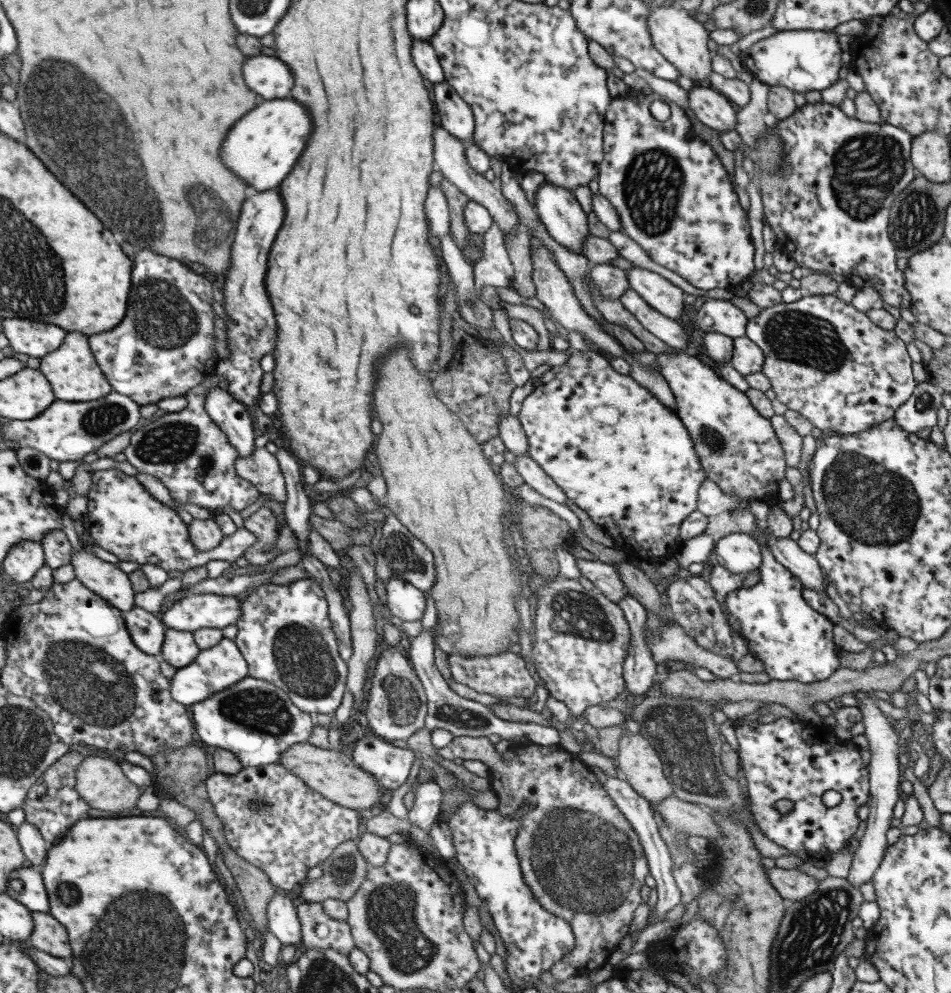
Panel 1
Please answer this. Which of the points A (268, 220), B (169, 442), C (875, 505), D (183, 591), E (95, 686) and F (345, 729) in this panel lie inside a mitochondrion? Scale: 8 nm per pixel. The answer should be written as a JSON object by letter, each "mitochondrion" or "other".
{"A":"other","B":"mitochondrion","C":"mitochondrion","D":"other","E":"mitochondrion","F":"other"}

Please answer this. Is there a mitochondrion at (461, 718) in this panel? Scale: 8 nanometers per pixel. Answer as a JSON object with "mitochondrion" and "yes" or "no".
{"mitochondrion":"yes"}

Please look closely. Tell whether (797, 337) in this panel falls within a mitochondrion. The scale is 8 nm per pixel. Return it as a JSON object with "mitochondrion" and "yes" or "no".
{"mitochondrion":"yes"}

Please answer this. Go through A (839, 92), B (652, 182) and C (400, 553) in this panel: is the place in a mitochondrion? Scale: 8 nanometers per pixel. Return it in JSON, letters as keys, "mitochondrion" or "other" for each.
{"A":"other","B":"mitochondrion","C":"mitochondrion"}

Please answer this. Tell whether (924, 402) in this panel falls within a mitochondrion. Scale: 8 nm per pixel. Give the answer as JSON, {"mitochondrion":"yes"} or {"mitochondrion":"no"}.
{"mitochondrion":"yes"}

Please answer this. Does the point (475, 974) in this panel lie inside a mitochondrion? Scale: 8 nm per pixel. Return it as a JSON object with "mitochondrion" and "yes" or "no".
{"mitochondrion":"no"}

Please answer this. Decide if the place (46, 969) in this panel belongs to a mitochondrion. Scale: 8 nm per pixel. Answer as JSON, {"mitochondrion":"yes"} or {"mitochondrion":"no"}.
{"mitochondrion":"no"}

